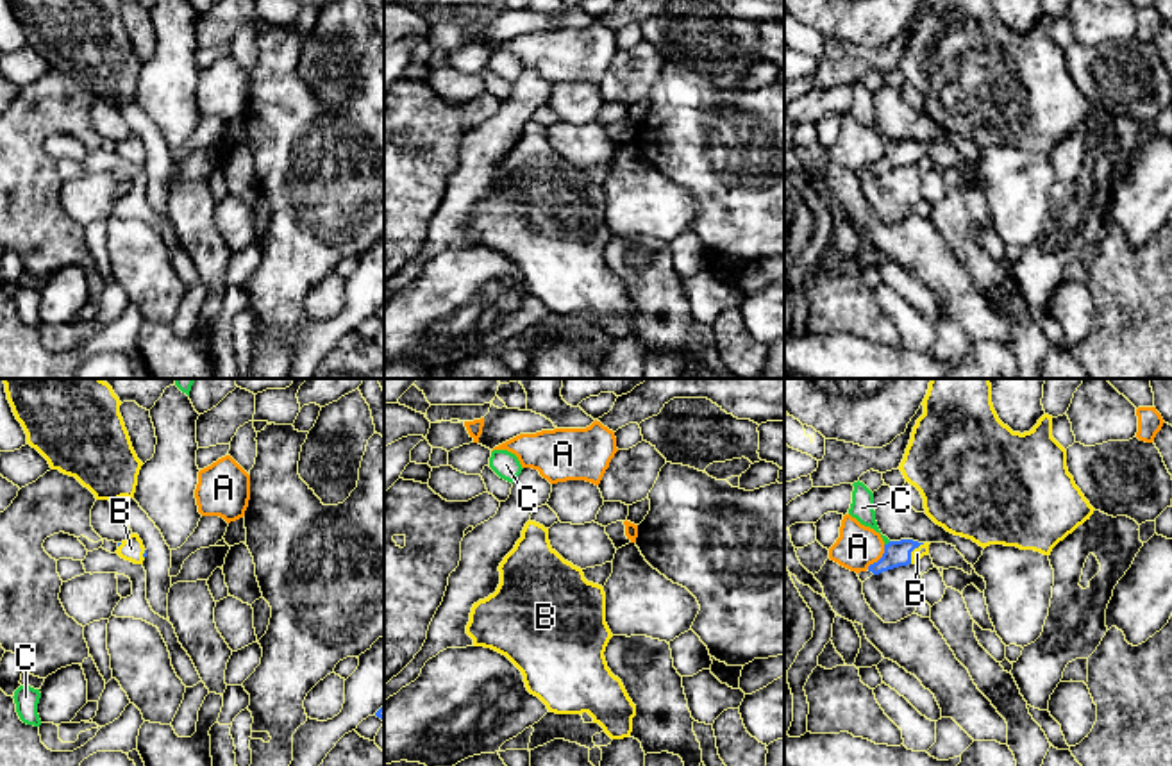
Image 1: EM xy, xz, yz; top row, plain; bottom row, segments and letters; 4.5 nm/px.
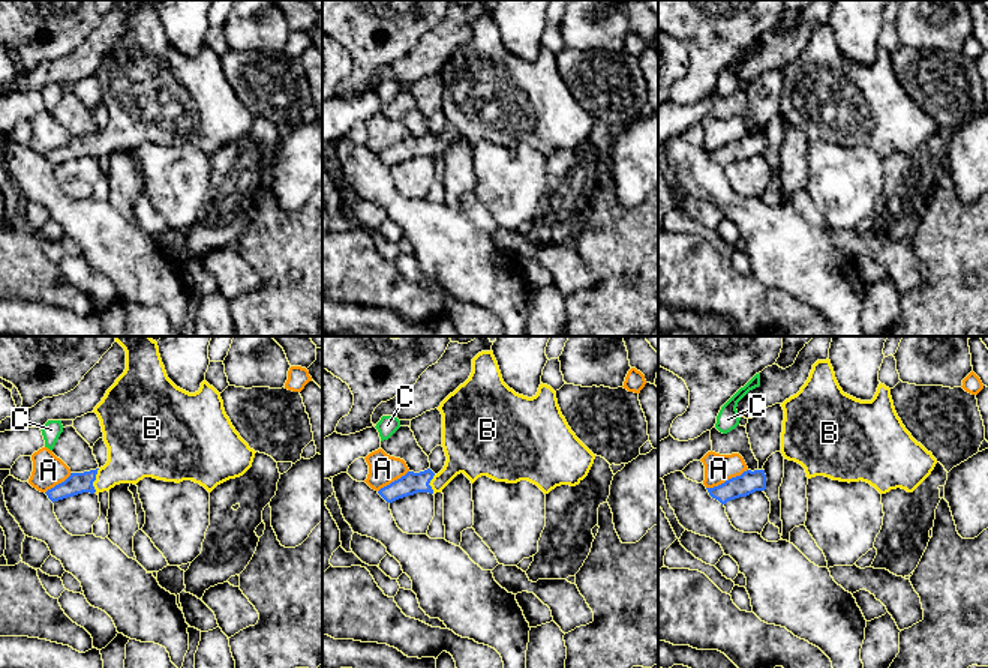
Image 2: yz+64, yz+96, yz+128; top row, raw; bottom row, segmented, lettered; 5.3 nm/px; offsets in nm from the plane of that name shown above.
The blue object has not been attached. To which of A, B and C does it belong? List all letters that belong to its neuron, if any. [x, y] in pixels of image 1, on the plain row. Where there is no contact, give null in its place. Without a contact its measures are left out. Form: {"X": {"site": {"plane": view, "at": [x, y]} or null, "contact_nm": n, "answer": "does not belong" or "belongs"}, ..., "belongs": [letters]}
{"A": {"site": {"plane": "yz", "at": [881, 158]}, "contact_nm": 140, "answer": "does not belong"}, "B": {"site": {"plane": "yz", "at": [912, 150]}, "contact_nm": 120, "answer": "belongs"}, "C": {"site": {"plane": "yz", "at": [888, 143]}, "contact_nm": 40, "answer": "does not belong"}, "belongs": ["B"]}

